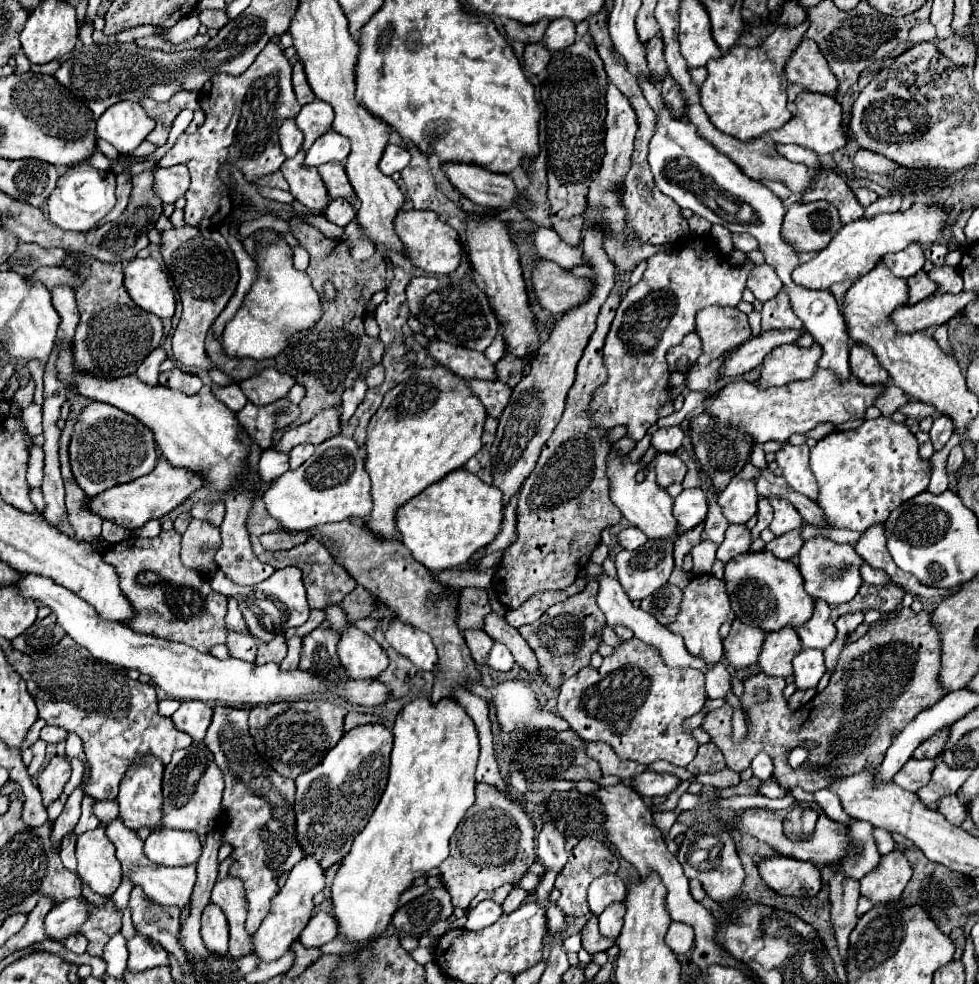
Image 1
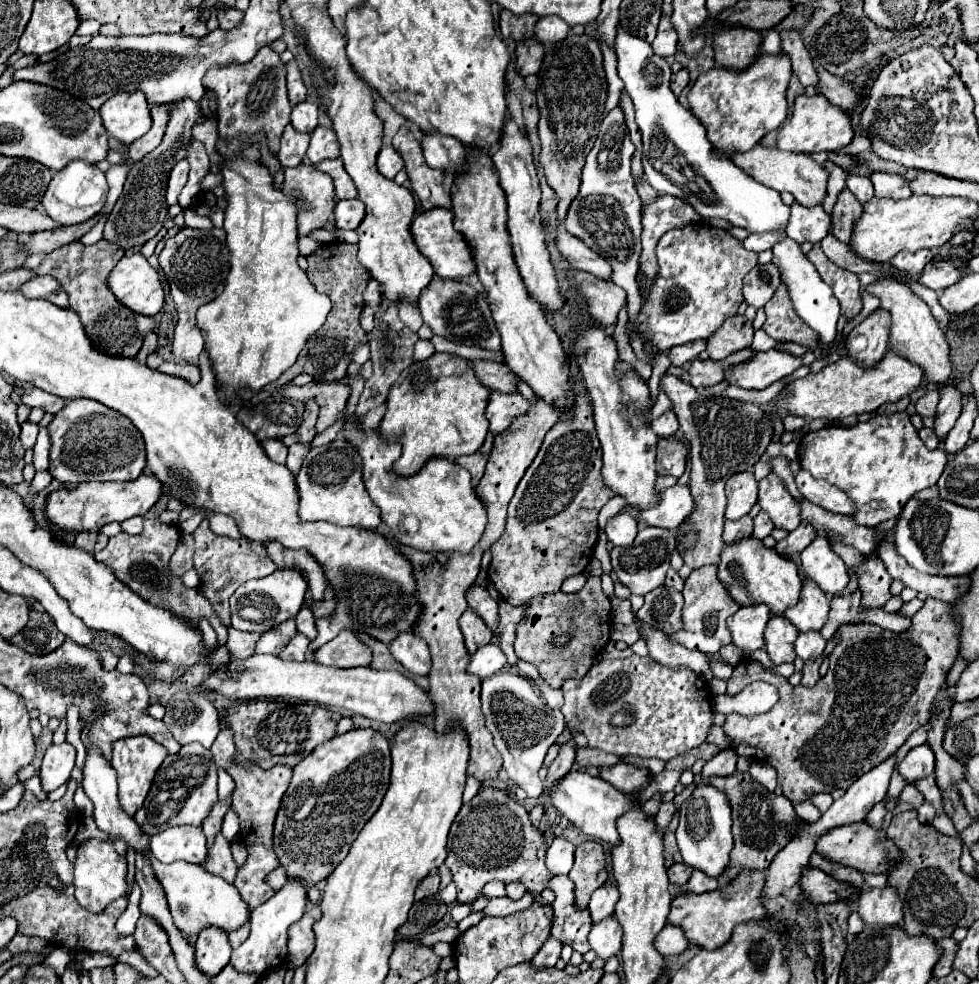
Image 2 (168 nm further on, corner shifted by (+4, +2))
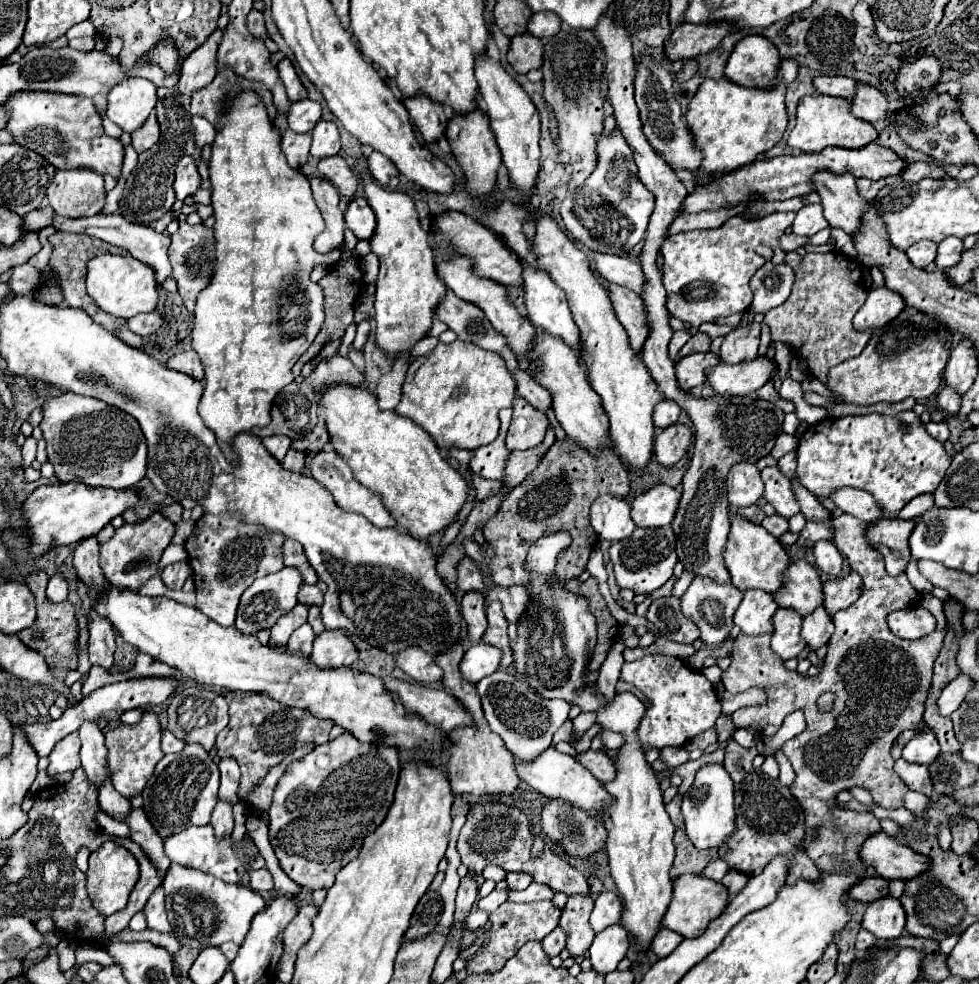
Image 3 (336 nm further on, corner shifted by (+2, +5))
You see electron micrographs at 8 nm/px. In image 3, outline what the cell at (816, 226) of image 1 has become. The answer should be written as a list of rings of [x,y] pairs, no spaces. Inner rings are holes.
[[[808,204],[796,212],[792,232],[800,234],[800,236],[814,236],[816,232],[820,232],[826,226],[828,226],[828,222],[822,214],[822,206],[820,204]]]

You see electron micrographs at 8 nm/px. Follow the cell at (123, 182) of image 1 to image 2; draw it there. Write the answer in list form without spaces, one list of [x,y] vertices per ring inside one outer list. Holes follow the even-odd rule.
[[[106,213],[94,215],[94,219],[88,219],[86,223],[80,225],[70,225],[70,227],[56,227],[50,231],[38,231],[38,233],[22,233],[18,235],[18,241],[28,247],[30,253],[50,253],[66,243],[72,243],[74,239],[78,241],[82,235],[86,235]]]

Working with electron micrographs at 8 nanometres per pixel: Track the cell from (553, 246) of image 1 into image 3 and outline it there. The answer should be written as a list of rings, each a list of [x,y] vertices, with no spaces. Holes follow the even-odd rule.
[[[594,254],[596,270],[598,274],[612,282],[630,288],[636,294],[642,294],[644,288],[644,272],[640,268],[640,262],[636,258],[624,258],[624,256],[612,256],[612,254]]]

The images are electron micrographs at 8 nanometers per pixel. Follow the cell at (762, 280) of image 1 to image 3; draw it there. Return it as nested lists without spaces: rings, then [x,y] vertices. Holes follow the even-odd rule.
[[[766,262],[750,280],[754,290],[754,302],[750,306],[752,312],[766,314],[768,310],[784,304],[792,292],[794,270],[788,264],[772,264]]]

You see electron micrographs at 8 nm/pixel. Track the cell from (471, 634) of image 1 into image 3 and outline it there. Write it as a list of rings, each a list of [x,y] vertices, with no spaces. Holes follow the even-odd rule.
[[[466,592],[460,602],[464,622],[468,626],[468,642],[478,642],[486,628],[486,598],[482,592]]]

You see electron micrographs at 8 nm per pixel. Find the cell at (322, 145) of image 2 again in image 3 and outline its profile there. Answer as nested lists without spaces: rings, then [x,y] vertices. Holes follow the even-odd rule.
[[[320,120],[312,130],[312,148],[310,154],[314,158],[326,158],[340,152],[340,134],[334,122]]]

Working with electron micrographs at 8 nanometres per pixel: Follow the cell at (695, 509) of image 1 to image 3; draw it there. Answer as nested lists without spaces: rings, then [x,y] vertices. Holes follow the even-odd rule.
[[[658,484],[632,500],[632,520],[640,528],[660,528],[672,522],[680,502],[680,492]]]

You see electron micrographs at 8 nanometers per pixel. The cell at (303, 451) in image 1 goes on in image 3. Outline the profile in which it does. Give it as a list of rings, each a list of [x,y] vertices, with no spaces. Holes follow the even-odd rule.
[[[290,448],[288,450],[288,454],[284,456],[284,460],[280,462],[280,466],[284,468],[284,470],[290,470],[290,472],[300,472],[302,468],[304,468],[304,454],[302,452],[296,452],[294,448]]]

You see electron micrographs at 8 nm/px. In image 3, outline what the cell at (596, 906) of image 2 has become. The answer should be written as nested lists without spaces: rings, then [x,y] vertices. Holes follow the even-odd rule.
[[[600,892],[594,900],[594,910],[590,916],[590,924],[594,932],[602,932],[612,924],[620,924],[622,918],[622,900],[614,892]]]

